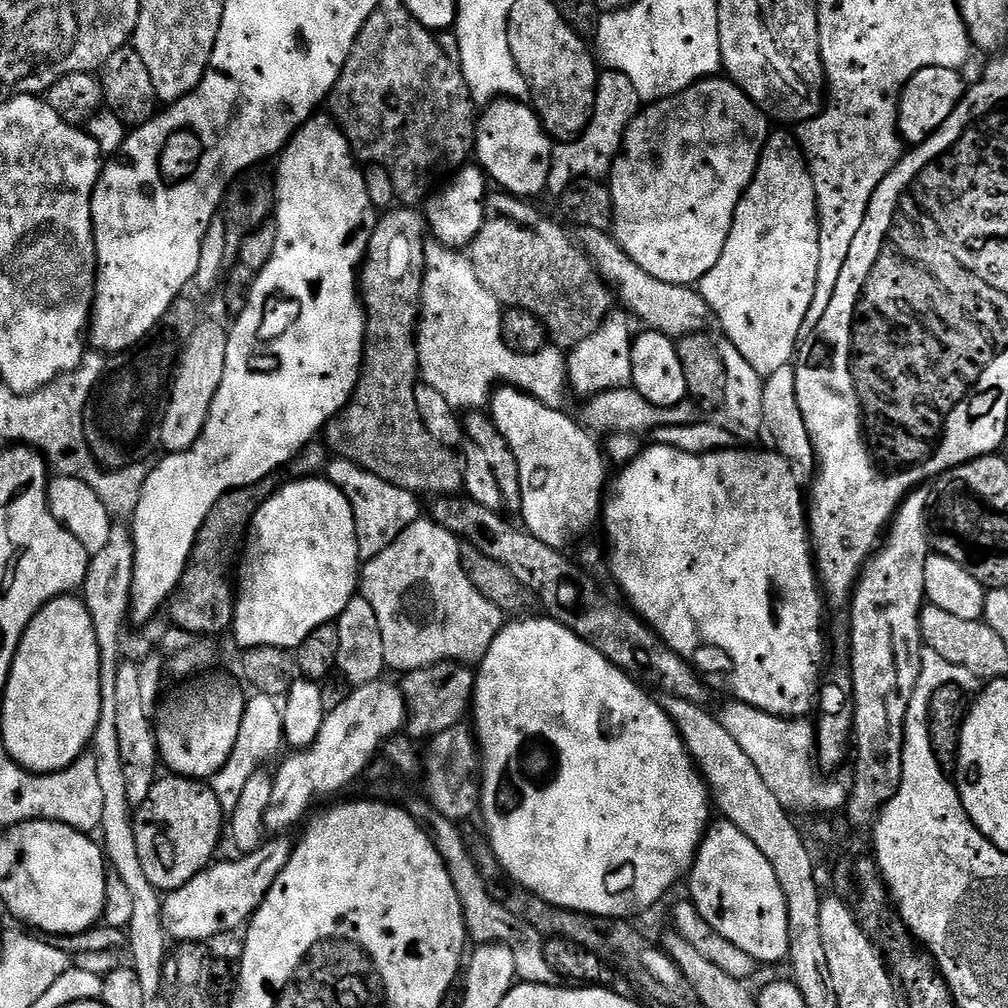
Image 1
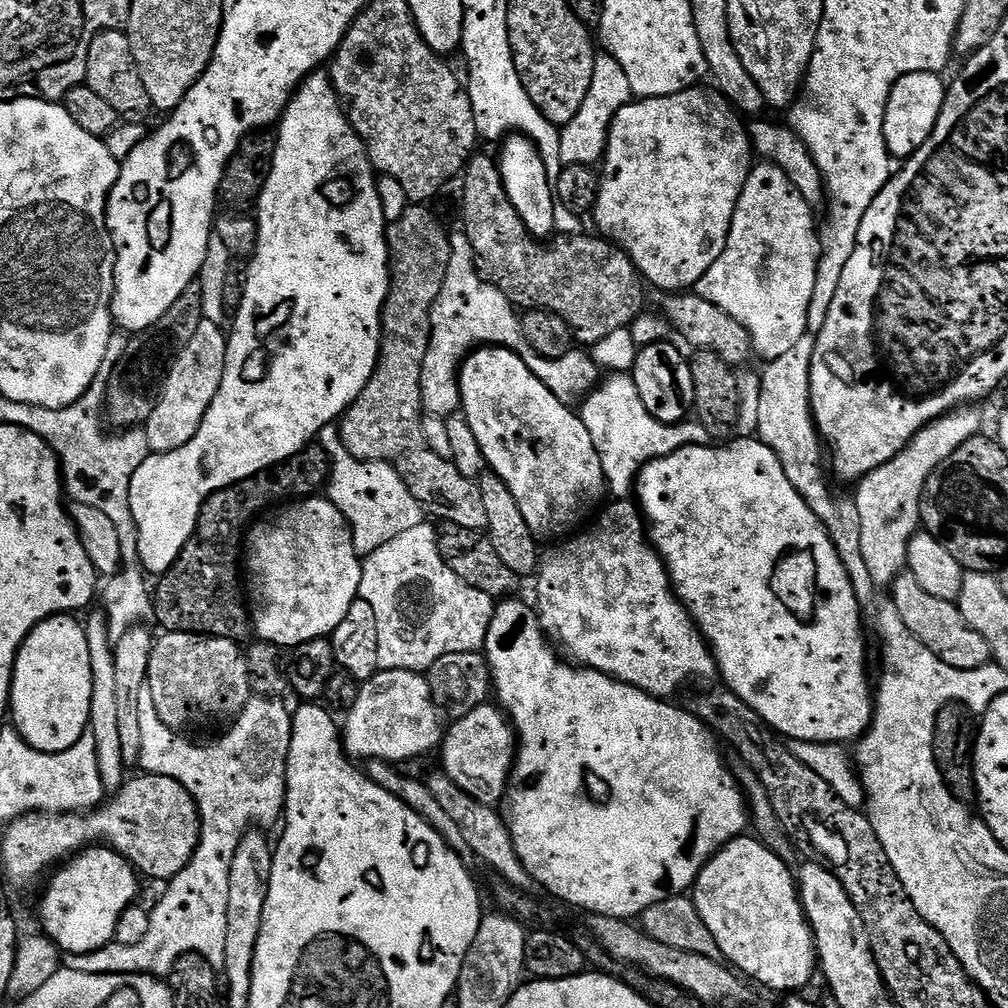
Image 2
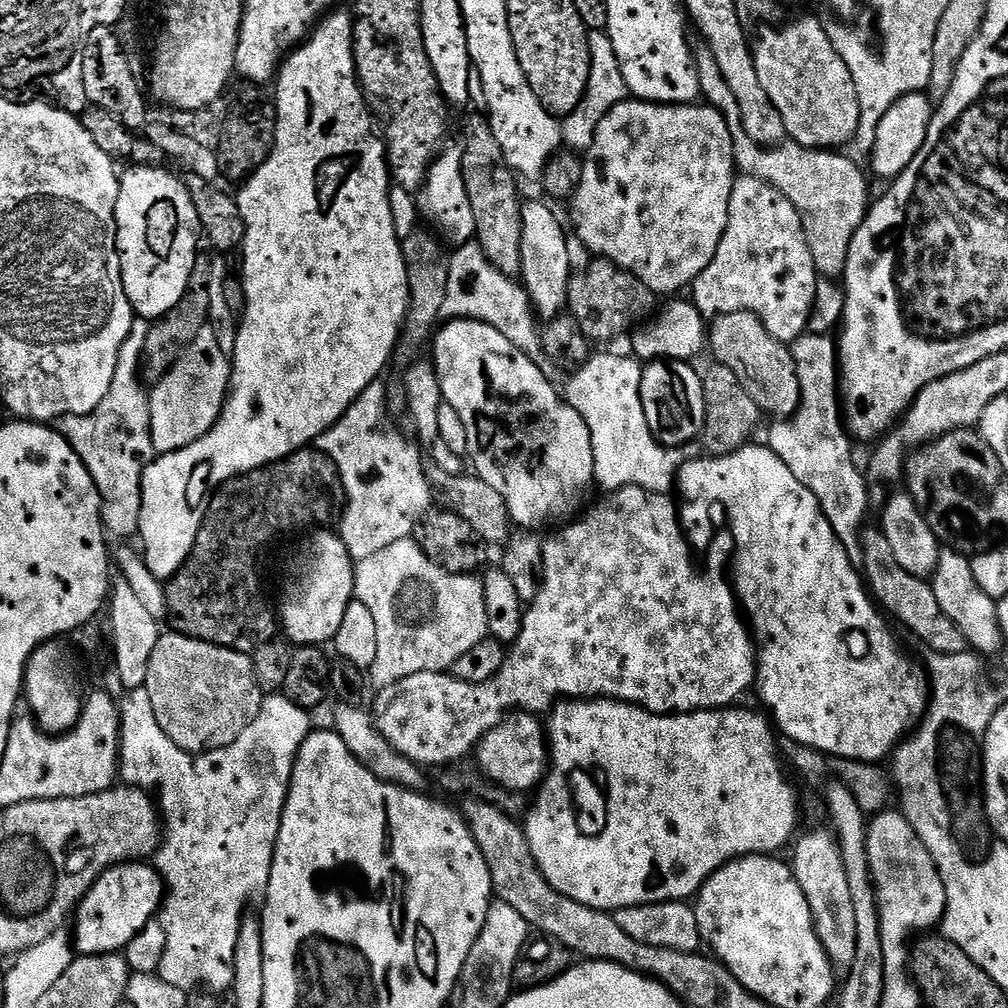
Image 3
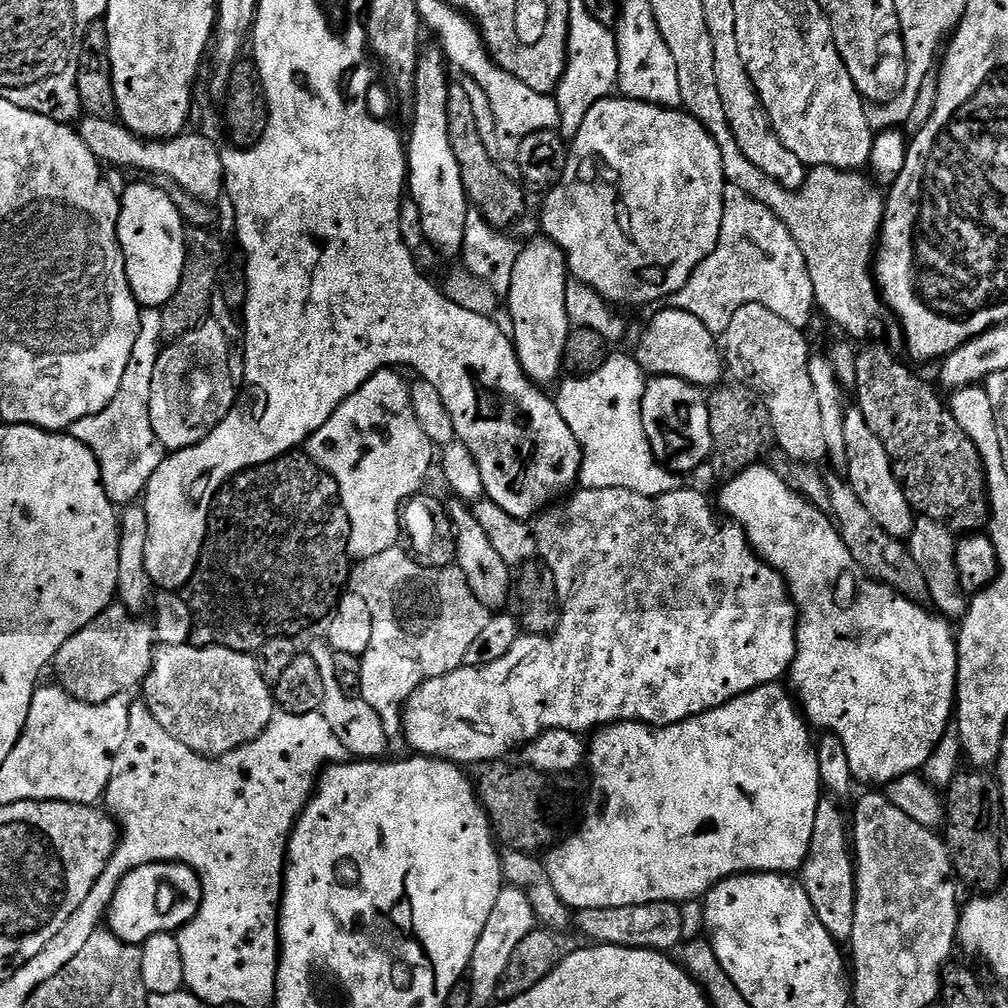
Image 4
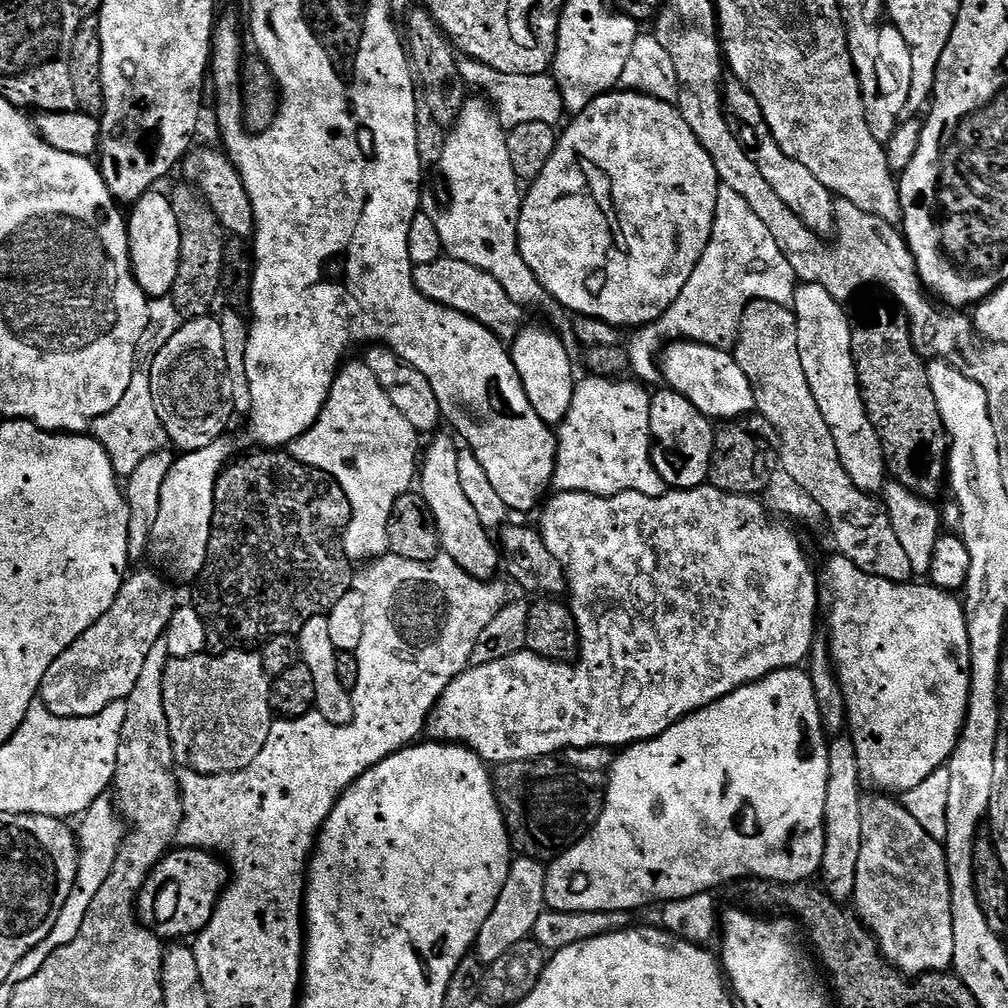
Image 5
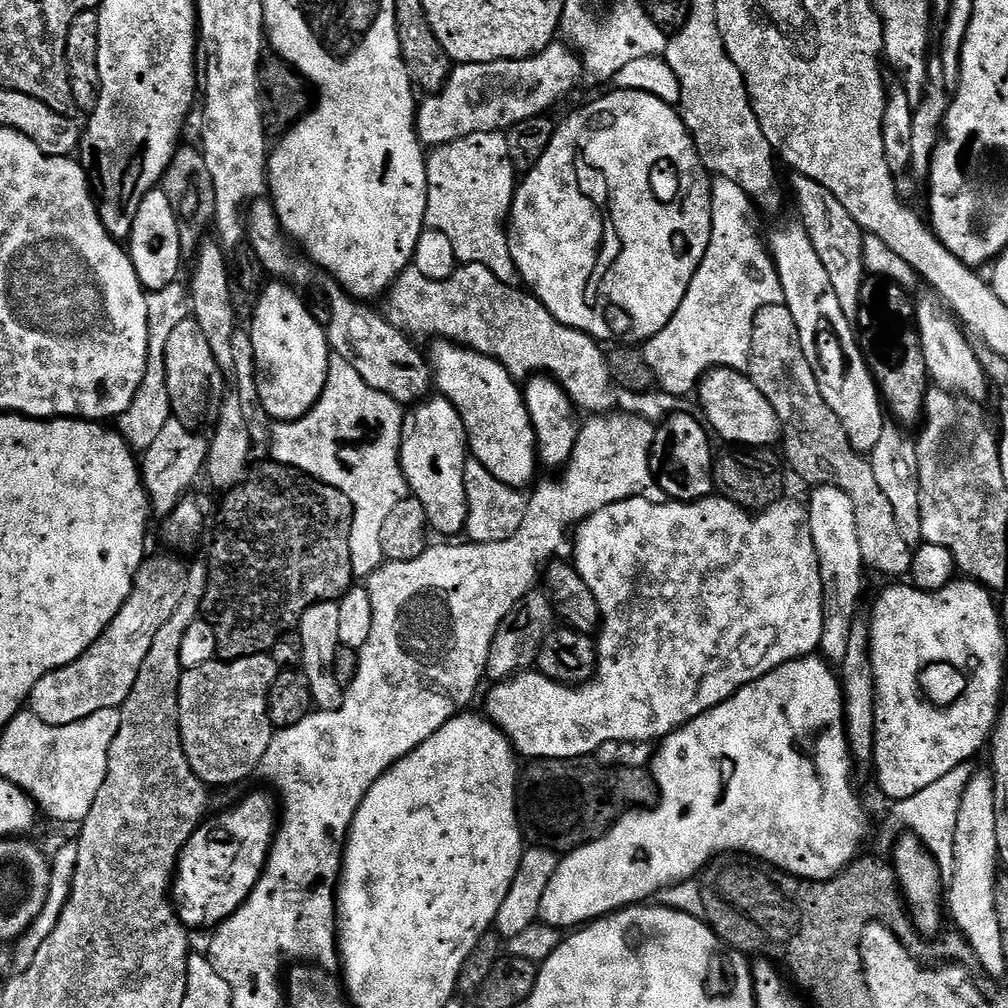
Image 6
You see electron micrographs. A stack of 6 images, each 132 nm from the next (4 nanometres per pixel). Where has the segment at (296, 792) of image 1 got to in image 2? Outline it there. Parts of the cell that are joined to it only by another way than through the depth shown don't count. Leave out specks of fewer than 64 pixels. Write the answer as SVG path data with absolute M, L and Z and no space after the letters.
M381 670L361 687L358 702L347 709L348 721L342 724L342 739L347 755L361 756L364 762L386 760L399 762L423 757L423 752L432 752L441 747L446 733L446 724L440 721L441 709L432 697L432 687L428 685L427 675L406 670Z

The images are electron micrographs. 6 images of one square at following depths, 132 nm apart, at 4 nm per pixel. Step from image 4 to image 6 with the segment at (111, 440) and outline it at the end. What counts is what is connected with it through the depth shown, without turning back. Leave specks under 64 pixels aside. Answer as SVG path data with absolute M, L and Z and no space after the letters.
M177 282L157 292L149 291L146 295L146 318L148 319L148 357L146 358L146 374L138 386L138 394L134 394L134 402L118 418L118 431L128 445L137 453L143 454L157 440L162 426L172 415L170 390L166 386L166 342L183 320L189 319L189 289Z

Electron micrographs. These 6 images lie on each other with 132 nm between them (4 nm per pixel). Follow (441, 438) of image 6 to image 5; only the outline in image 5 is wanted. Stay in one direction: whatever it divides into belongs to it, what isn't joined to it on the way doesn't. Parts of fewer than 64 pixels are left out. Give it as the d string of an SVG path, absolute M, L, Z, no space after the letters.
M436 440L423 453L422 463L418 468L418 491L423 496L426 506L430 506L430 514L436 523L436 529L440 535L440 547L443 555L449 556L466 574L470 574L479 580L492 580L496 571L502 568L502 552L494 539L493 533L478 518L478 513L474 511L474 506L470 506L466 493L462 491L462 486L458 482L458 458L460 452L448 440Z

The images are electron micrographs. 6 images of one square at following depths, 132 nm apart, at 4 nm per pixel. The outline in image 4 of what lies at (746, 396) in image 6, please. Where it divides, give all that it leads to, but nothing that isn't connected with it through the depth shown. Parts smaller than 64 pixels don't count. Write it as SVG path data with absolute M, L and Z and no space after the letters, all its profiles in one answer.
M671 306L660 311L643 332L634 357L646 372L653 376L682 377L699 388L712 388L721 383L726 368L715 333L706 329L702 322L688 311Z

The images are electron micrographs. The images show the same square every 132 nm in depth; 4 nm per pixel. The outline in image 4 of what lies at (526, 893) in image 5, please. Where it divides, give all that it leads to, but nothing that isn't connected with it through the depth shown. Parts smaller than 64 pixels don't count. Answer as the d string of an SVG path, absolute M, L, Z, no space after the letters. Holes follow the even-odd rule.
M501 888L498 902L494 902L494 910L490 910L490 918L486 918L486 930L482 930L482 938L478 938L478 946L474 946L472 963L470 965L470 983L472 986L473 1005L493 1003L496 991L500 985L502 974L506 974L506 966L510 966L510 958L514 949L526 934L537 927L538 921L530 906L530 898L522 894L522 890ZM472 976L472 977L471 977Z

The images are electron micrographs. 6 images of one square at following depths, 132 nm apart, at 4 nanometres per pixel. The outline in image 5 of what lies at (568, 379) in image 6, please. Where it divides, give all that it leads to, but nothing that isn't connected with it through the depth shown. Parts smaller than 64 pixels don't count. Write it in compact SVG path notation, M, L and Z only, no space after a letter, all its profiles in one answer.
M444 256L426 265L413 267L412 273L414 274L416 289L423 296L438 302L442 306L446 306L450 310L458 310L458 314L466 314L471 320L486 326L486 330L490 330L495 336L499 336L505 342L515 340L516 335L525 327L525 309L520 308L518 302L512 301L506 295L506 290L502 290L502 286L498 286L498 282L494 282L494 278L490 278L490 274L486 274L486 270L478 270L478 266L470 266L470 262L458 262L454 258Z

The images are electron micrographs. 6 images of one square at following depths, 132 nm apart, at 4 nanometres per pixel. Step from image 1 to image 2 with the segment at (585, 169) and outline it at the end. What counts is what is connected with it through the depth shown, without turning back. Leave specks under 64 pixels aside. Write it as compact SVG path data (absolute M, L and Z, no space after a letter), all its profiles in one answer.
M597 55L594 62L594 78L590 78L590 90L586 94L586 102L582 102L582 110L578 110L572 121L560 128L561 165L599 165L604 159L604 151L608 145L608 131L618 110L633 103L633 100L630 78L626 78L626 70L613 56Z

